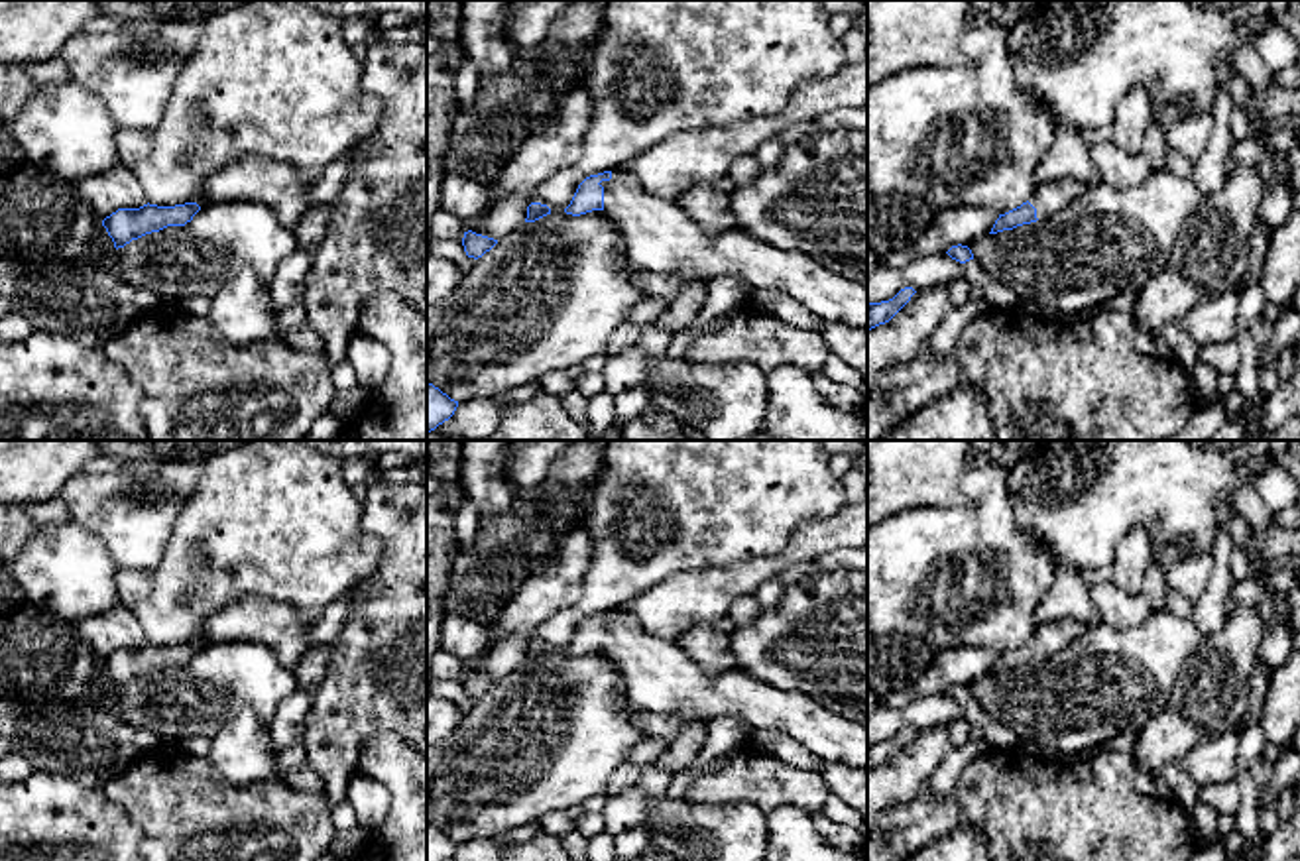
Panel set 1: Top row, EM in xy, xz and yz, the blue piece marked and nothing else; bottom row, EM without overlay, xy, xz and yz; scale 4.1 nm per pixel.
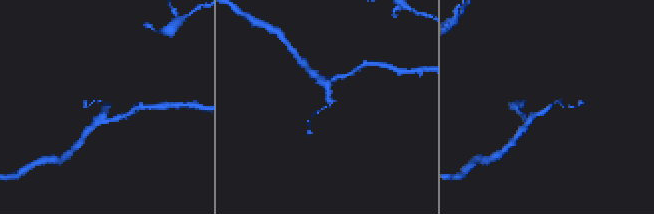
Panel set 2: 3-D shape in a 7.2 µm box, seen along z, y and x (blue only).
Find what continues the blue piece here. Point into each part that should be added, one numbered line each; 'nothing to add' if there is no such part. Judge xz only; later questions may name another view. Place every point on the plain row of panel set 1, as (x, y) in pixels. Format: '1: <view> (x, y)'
1: xz (661, 677)

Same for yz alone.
1: yz (1049, 639)

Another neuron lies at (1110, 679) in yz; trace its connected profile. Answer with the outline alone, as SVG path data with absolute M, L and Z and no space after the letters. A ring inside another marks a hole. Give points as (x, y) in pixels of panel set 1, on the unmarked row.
M1168 609L1131 627L1095 623L1054 657L987 674L968 688L993 719L1019 735L1023 747L1078 753L1123 729L1141 731L1156 718L1206 637L1190 617L1180 619Z

